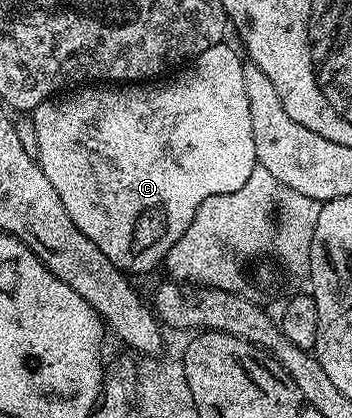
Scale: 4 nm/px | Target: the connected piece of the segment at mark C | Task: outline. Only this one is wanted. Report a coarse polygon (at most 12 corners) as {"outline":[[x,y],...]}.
{"outline":[[242,52],[33,108],[35,156],[126,274],[258,167]]}

